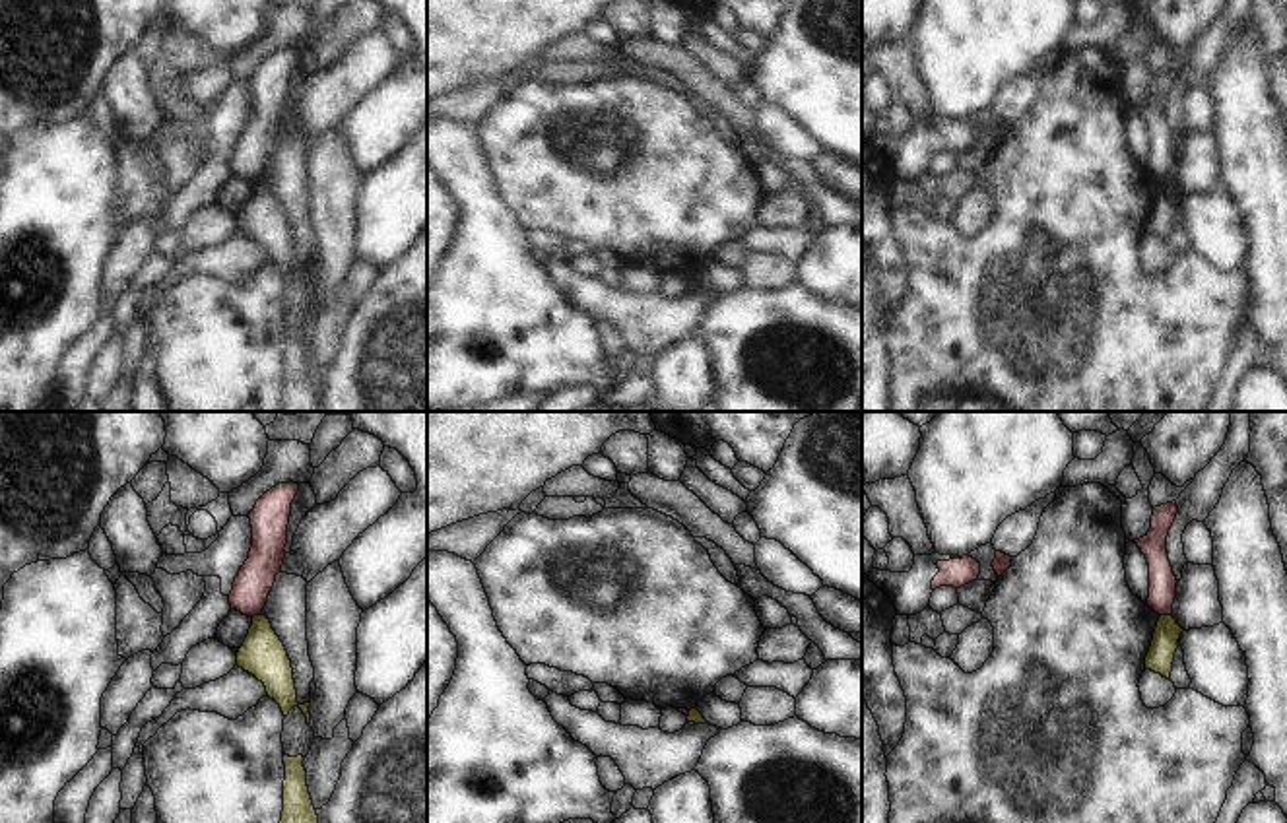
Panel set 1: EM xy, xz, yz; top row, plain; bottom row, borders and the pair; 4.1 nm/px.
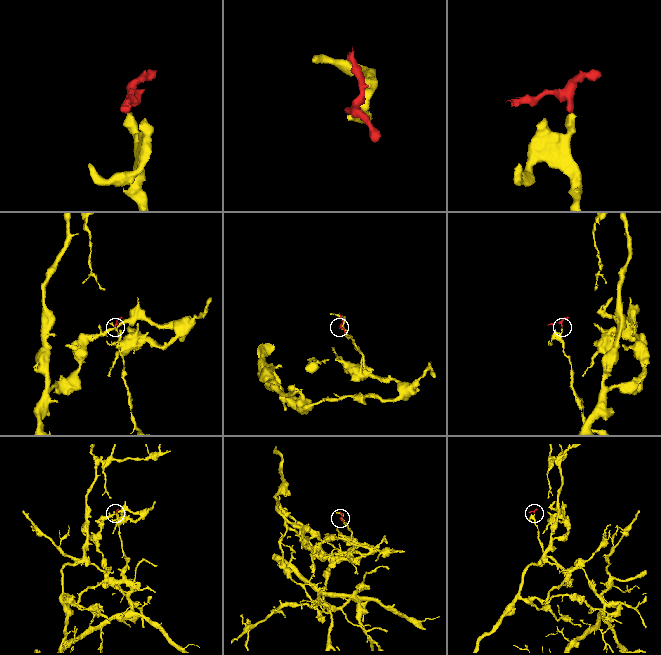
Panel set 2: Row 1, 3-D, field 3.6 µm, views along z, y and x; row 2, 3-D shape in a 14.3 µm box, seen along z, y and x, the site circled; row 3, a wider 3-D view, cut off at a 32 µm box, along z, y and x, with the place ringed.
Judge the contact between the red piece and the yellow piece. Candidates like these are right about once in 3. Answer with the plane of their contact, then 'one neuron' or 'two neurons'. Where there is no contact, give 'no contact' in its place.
yz | two neurons

